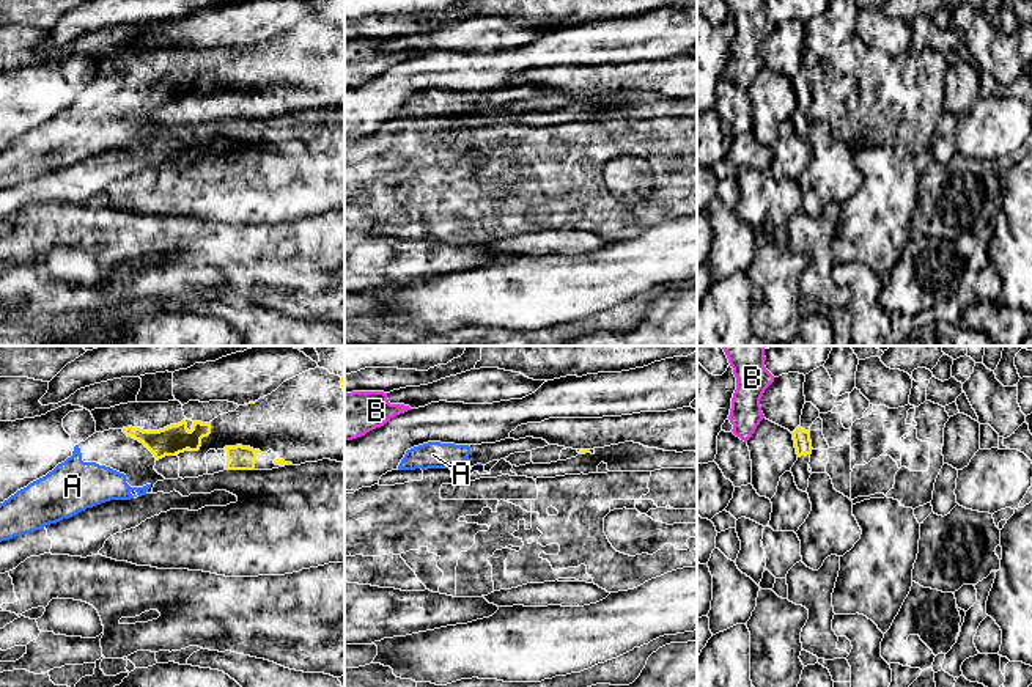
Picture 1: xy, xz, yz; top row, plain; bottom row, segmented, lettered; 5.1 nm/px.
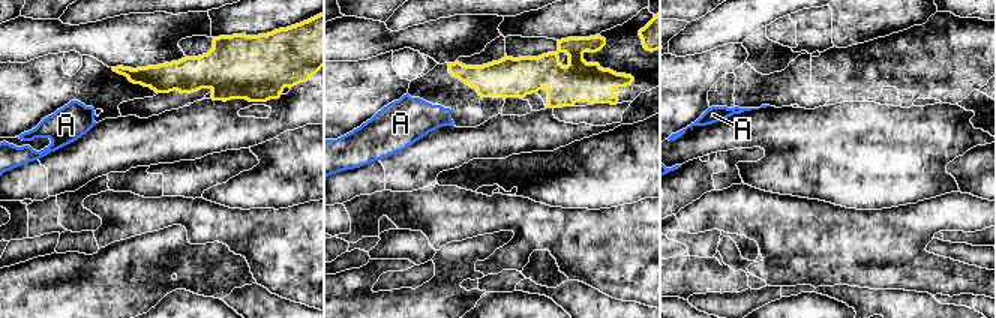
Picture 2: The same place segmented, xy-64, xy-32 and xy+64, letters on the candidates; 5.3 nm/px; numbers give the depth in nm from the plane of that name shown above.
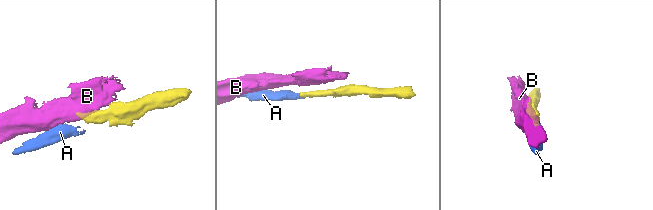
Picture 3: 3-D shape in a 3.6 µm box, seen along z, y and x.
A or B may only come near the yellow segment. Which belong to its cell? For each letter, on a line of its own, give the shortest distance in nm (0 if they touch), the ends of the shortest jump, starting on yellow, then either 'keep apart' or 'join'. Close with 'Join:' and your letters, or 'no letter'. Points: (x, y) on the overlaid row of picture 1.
A: gap 130 nm; span xy (156, 459), (150, 484); join
B: gap 160 nm; span yz (792, 433), (763, 417); keep apart
Join: A

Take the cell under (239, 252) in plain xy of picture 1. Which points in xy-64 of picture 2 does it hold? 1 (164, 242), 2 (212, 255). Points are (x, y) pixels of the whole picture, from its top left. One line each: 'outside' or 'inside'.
1: outside
2: outside

